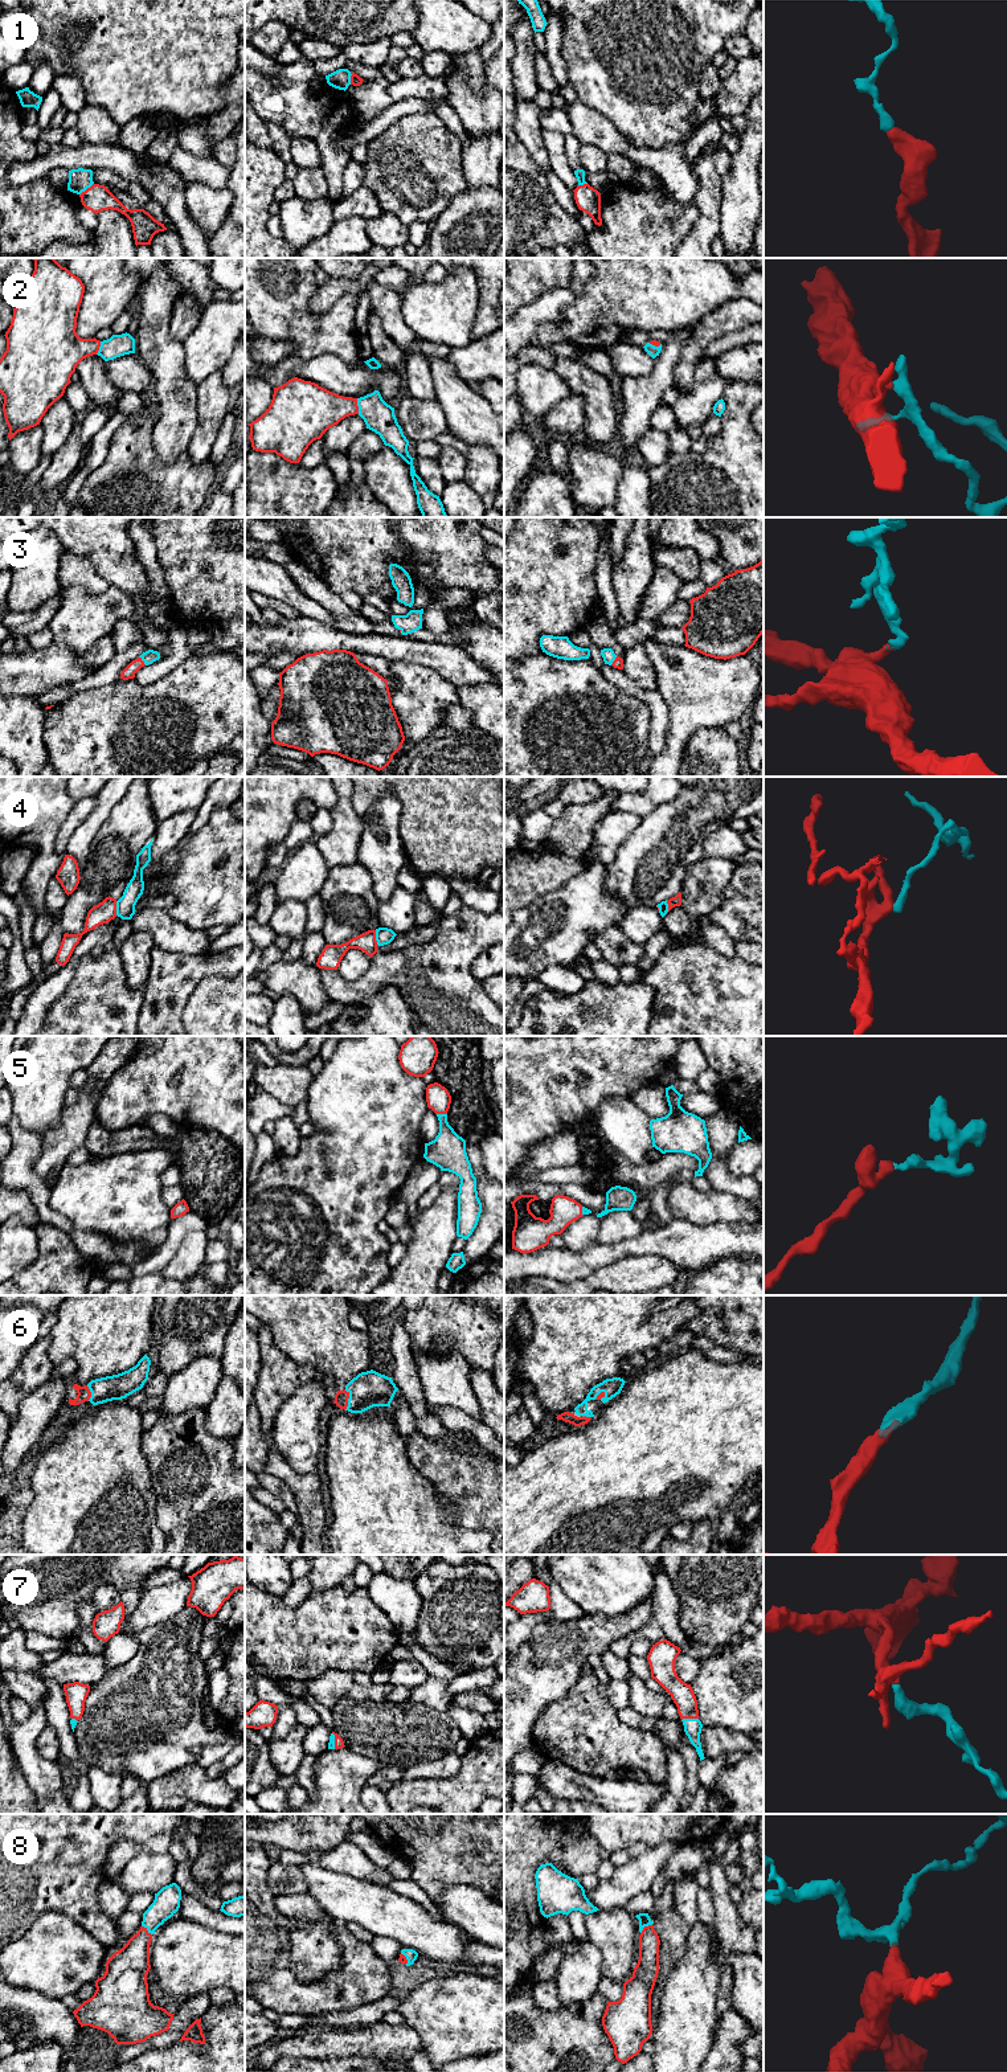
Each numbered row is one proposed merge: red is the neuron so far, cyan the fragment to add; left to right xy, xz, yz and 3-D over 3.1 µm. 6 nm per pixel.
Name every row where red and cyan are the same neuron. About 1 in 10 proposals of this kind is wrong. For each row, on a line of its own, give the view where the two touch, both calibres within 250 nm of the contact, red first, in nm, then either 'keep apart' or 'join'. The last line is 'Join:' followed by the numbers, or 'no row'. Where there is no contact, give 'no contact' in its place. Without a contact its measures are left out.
1: xy | 160/140 nm | keep apart
2: xz | 280/190 nm | join
3: xy | 80/80 nm | join
4: xz | 120/110 nm | keep apart
5: xz | 150/220 nm | join
6: xz | 80/220 nm | join
7: yz | 140/110 nm | join
8: yz | 140/70 nm | join
Join: 2, 3, 5, 6, 7, 8

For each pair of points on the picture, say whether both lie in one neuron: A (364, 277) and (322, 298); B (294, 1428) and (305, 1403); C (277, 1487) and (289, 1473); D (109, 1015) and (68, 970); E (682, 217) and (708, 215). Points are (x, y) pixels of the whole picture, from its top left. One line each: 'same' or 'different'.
A: same
B: same
C: different
D: different
E: different

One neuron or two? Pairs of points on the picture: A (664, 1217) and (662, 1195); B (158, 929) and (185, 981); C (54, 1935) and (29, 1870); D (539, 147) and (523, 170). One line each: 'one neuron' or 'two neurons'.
A: one neuron
B: two neurons
C: two neurons
D: two neurons

